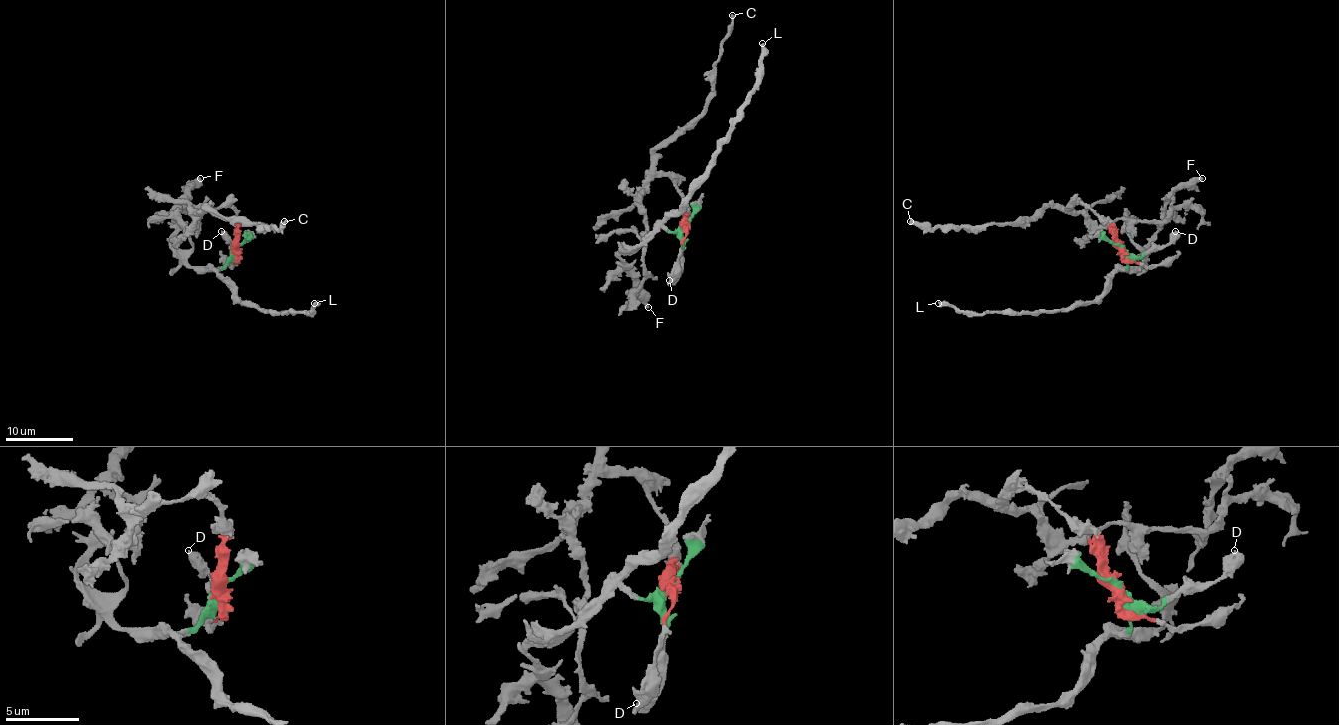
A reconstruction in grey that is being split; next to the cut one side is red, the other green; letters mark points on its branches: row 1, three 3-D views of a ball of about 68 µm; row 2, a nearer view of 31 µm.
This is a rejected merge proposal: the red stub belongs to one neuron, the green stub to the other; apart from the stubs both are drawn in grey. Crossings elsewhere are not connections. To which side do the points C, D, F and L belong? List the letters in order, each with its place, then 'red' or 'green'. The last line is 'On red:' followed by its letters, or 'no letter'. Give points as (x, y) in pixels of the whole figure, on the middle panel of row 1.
C: place (732, 15); red
D: place (669, 280); green
F: place (648, 307); green
L: place (762, 43); green
On red: C

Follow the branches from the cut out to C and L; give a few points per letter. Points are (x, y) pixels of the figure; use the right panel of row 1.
C: (1121, 248), (1107, 224), (1074, 204), (1046, 206), (1013, 223), (923, 228), (909, 221)
L: (1121, 248), (1126, 267), (1119, 270), (1104, 290), (1087, 302), (1067, 309), (965, 314), (938, 302)

